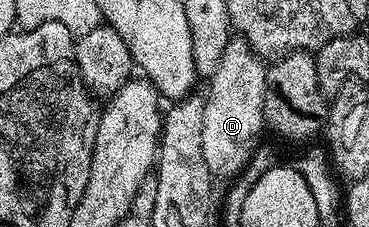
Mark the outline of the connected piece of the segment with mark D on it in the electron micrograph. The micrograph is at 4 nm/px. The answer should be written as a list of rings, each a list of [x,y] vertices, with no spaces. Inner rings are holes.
[[[235,36],[225,48],[225,56],[221,56],[221,68],[213,72],[206,86],[201,120],[201,152],[205,152],[205,164],[212,179],[231,180],[242,173],[261,145],[259,133],[265,130],[263,109],[267,66],[246,38]]]

